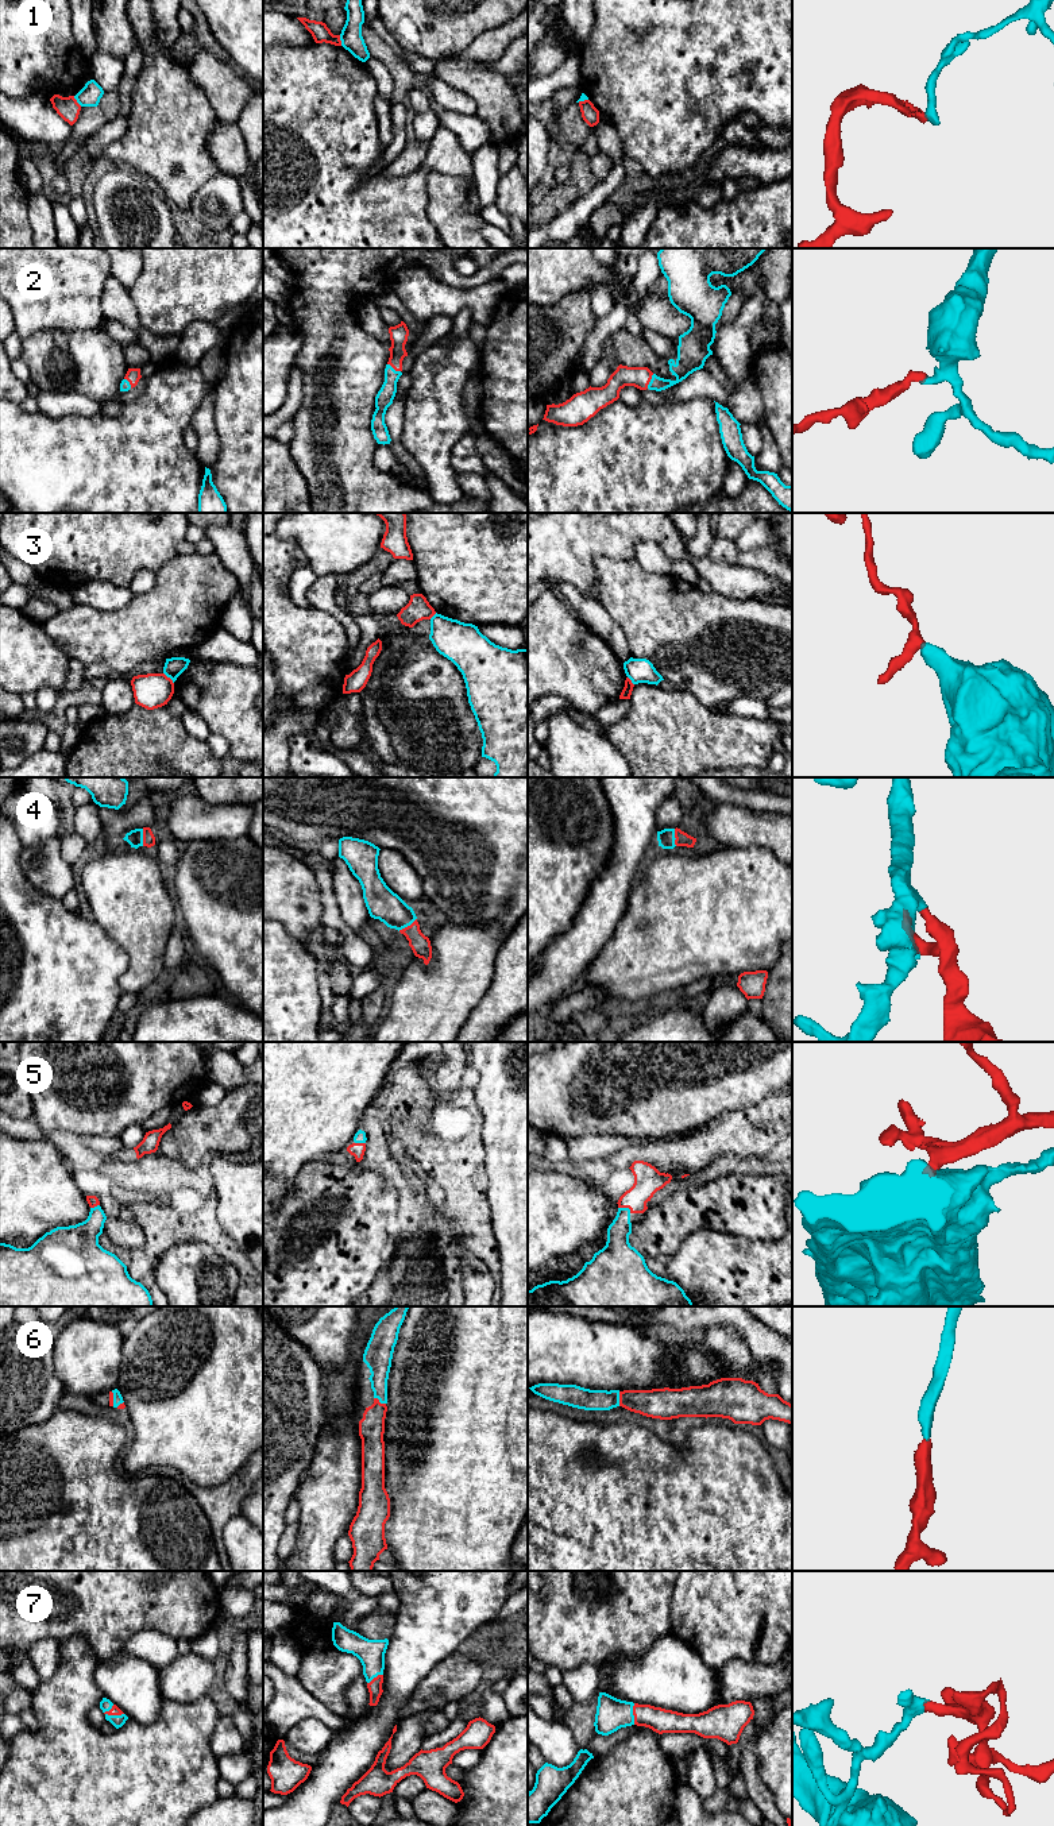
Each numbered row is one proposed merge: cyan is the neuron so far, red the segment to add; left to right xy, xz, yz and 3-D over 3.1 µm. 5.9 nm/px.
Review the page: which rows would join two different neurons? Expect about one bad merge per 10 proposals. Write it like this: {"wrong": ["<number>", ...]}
{"wrong": ["1", "3"]}

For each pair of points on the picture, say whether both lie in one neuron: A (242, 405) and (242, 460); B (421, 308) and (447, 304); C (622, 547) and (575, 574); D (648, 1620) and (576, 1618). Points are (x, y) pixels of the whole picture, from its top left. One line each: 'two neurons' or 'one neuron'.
A: one neuron
B: one neuron
C: one neuron
D: one neuron

